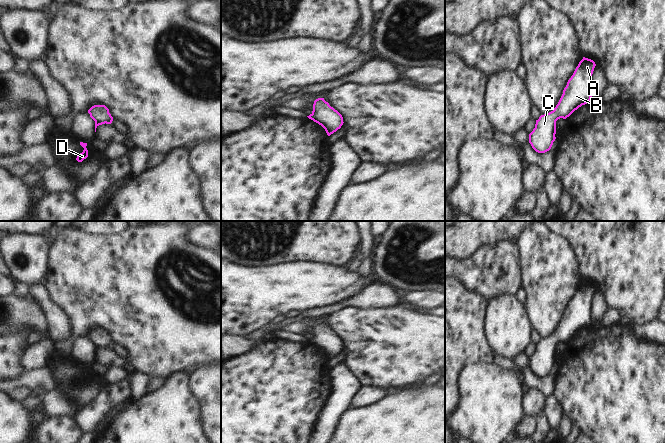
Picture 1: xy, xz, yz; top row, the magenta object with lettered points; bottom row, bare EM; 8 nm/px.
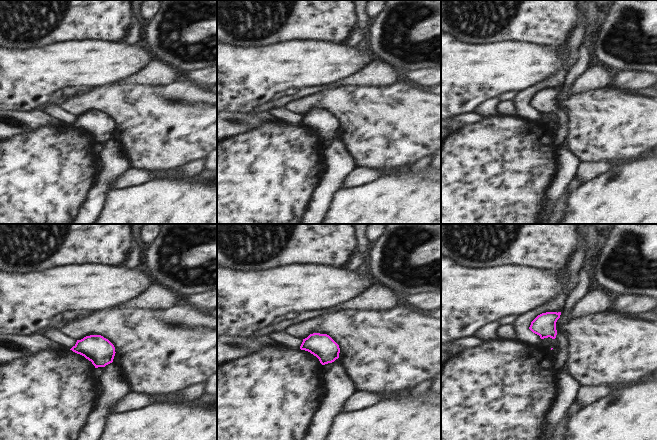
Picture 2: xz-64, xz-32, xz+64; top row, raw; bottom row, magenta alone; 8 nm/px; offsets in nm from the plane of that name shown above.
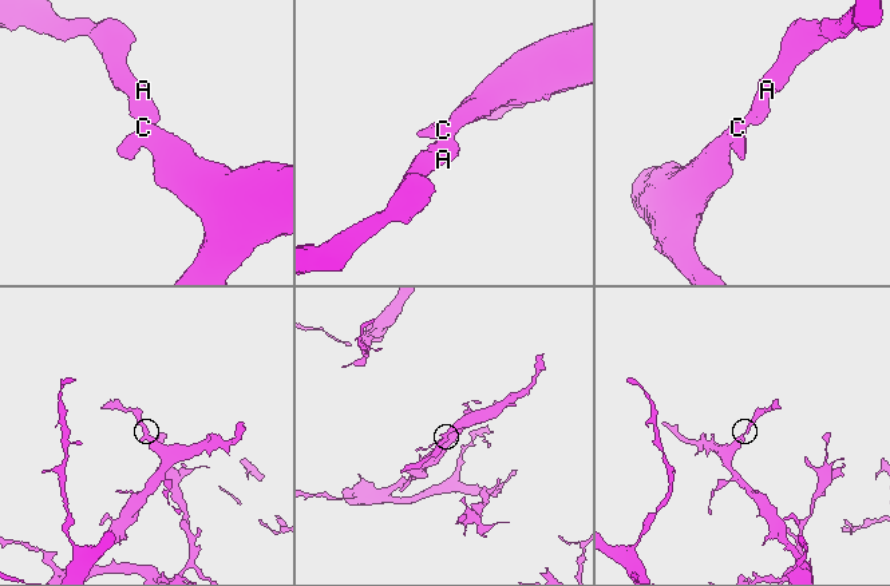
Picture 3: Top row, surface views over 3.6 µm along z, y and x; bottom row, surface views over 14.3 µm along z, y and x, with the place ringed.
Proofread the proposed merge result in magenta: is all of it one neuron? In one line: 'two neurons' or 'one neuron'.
one neuron

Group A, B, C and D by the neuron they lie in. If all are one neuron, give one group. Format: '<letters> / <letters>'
A B C D

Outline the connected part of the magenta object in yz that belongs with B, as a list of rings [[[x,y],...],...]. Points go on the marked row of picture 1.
[[[583,57],[568,80],[563,94],[553,111],[541,115],[529,134],[529,143],[538,153],[549,151],[556,137],[556,121],[566,119],[582,105],[590,102],[591,78],[596,64]]]

